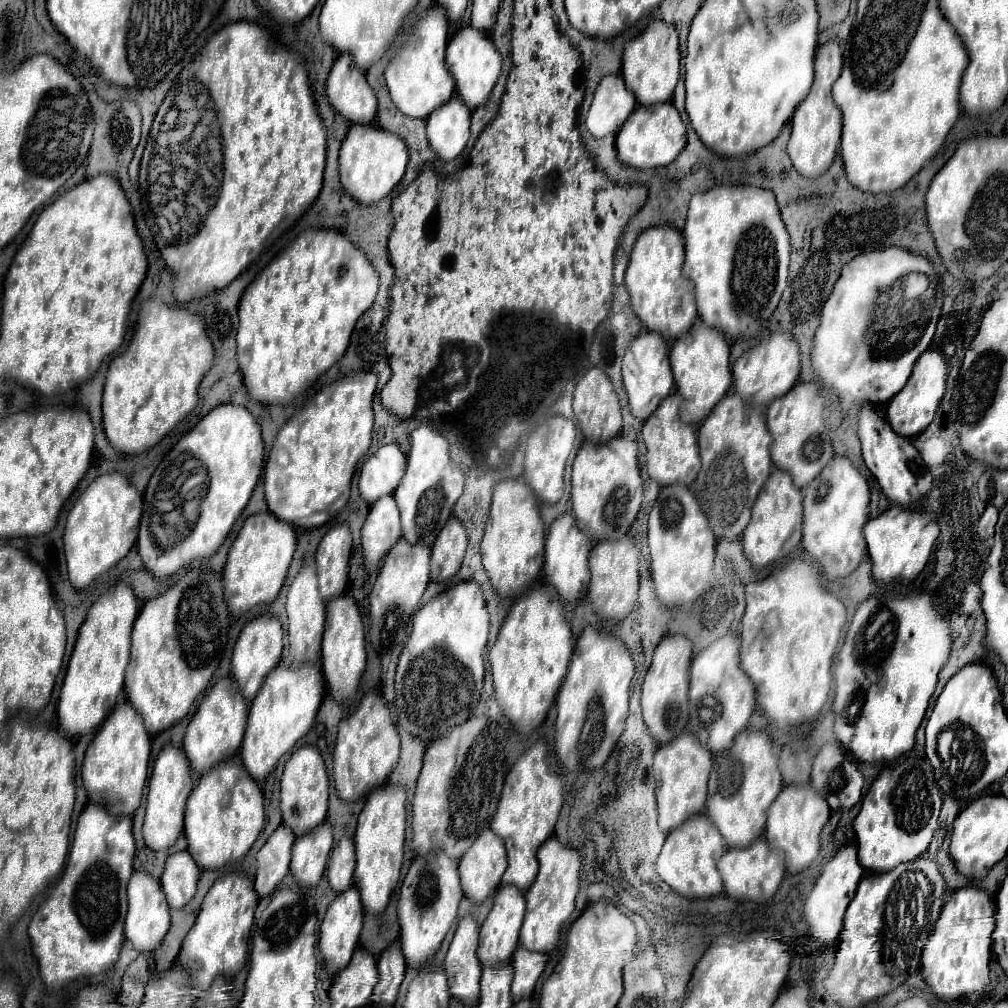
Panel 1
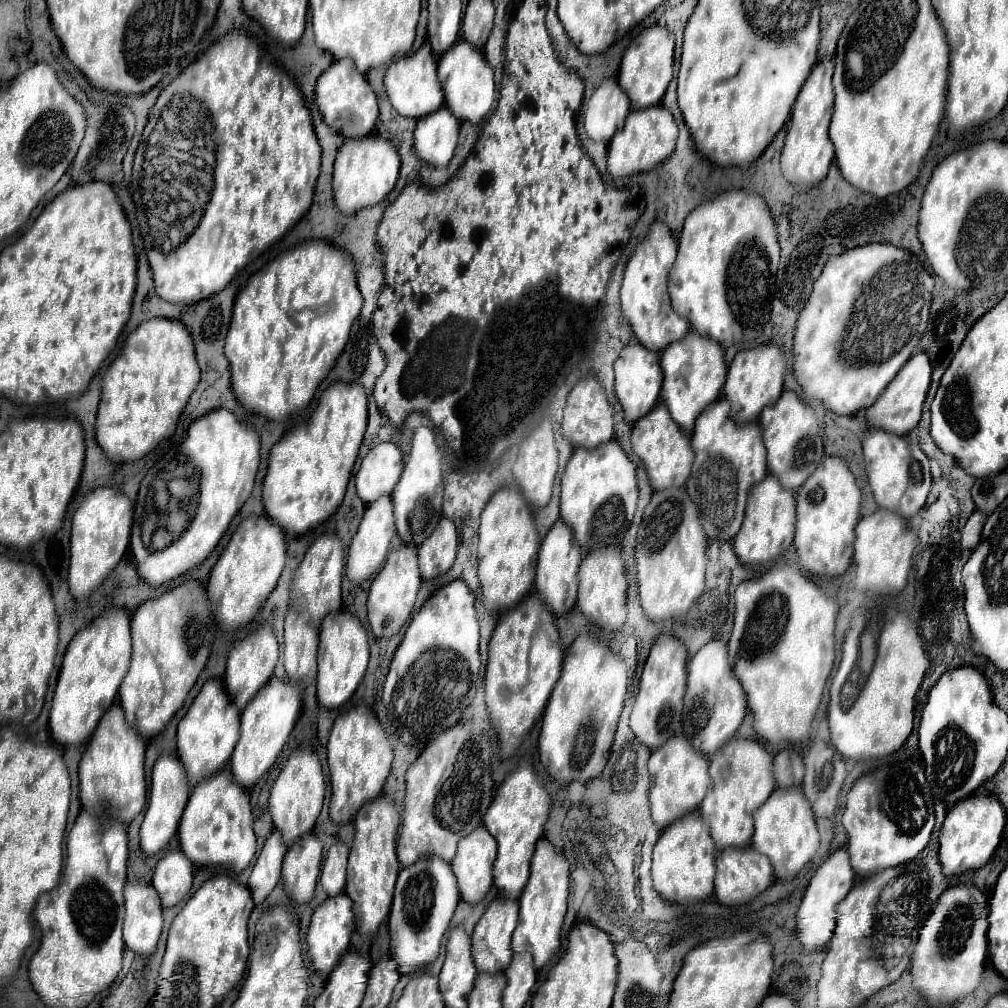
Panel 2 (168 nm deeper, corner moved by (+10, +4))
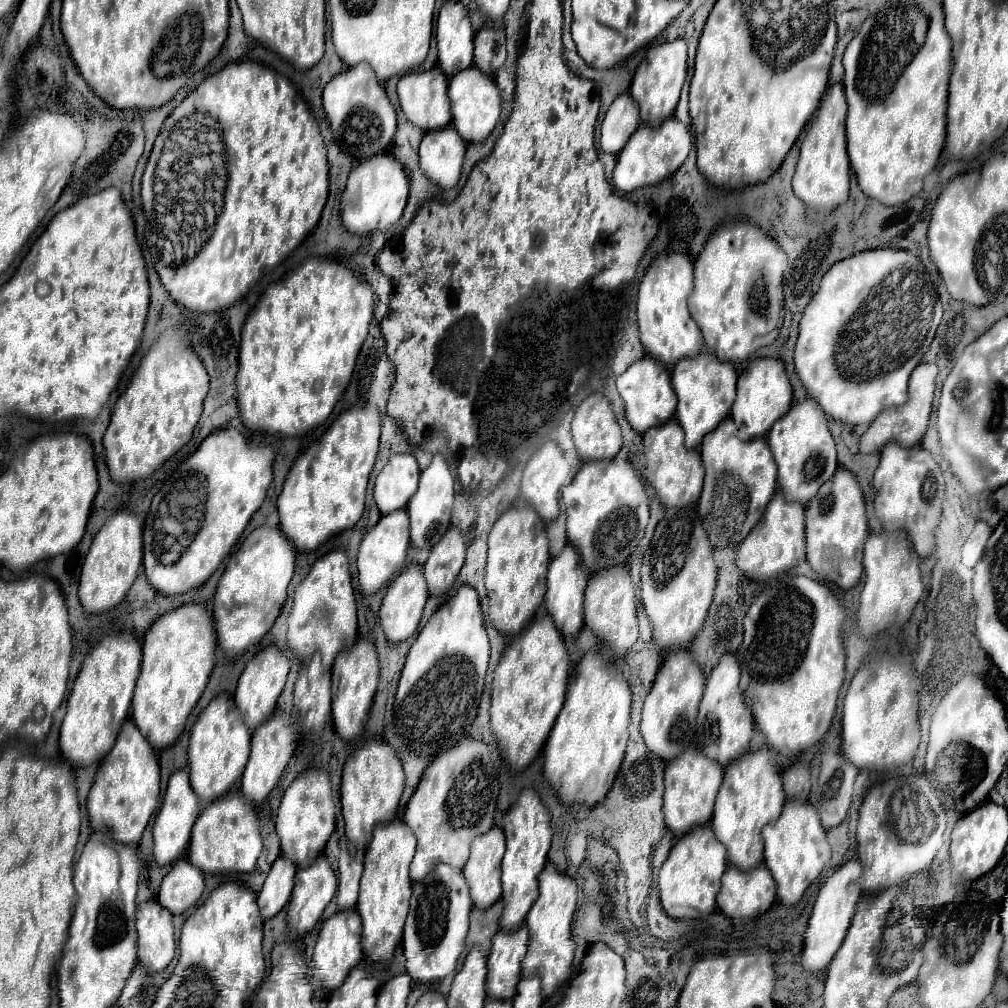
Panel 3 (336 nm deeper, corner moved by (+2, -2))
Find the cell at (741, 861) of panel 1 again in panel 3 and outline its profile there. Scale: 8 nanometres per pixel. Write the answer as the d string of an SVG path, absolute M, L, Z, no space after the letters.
M763 864L753 870L729 866L721 880L717 904L731 920L751 920L771 908L775 902L775 890L775 880Z

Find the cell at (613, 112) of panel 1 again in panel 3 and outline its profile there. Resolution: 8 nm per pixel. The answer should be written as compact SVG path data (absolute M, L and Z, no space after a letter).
M629 94L617 96L601 122L599 148L607 154L617 156L637 128L639 128L637 104Z

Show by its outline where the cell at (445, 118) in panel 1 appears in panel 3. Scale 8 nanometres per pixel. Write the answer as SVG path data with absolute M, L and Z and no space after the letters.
M453 126L427 132L419 146L419 166L431 182L451 190L461 178L465 150L467 144Z

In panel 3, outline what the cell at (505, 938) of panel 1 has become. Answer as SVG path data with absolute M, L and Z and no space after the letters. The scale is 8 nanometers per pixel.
M521 926L515 932L499 930L493 936L493 948L487 960L487 998L507 1000L517 992L521 980L521 960L527 952L529 936Z

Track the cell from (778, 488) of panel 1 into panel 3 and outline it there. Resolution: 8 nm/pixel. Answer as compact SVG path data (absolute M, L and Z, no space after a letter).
M777 492L763 518L755 524L749 536L737 550L737 566L753 580L775 578L805 560L805 506L799 502L787 502L781 492Z

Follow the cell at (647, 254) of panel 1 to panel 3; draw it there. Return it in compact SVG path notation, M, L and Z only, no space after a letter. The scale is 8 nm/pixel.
M681 254L659 256L643 276L637 298L639 336L647 354L665 366L677 364L687 356L697 356L703 348L703 336L689 314L687 298L693 292L693 262Z

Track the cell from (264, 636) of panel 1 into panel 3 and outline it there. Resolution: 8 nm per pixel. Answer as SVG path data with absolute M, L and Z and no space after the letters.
M267 646L261 650L243 670L237 690L235 690L235 706L241 712L247 728L253 732L257 726L261 726L277 708L277 698L283 692L285 680L289 674L289 658L285 652L281 652L275 646Z

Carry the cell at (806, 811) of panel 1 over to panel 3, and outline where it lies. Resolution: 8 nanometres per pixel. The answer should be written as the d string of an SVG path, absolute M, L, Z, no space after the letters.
M787 800L779 820L763 828L763 840L765 866L769 872L773 872L773 880L777 880L777 900L785 906L799 904L809 884L821 874L823 866L831 858L831 846L827 842L827 834L821 826L815 806L809 802Z

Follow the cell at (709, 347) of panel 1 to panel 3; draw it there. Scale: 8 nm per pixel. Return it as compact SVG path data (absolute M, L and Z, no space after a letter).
M703 352L695 358L685 358L677 362L673 368L673 390L679 398L677 404L677 420L685 430L685 446L687 448L697 448L707 432L717 428L721 420L725 420L731 412L733 400L735 400L735 384L737 384L737 374L731 368L731 364L721 362L715 354Z

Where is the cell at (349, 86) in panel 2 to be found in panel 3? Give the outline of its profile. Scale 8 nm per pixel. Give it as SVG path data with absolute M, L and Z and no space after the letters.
M357 64L347 72L337 74L323 90L323 110L331 124L335 144L359 160L385 154L397 130L395 108L369 64Z

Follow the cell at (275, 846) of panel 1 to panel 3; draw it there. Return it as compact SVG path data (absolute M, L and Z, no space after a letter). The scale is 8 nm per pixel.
M279 856L275 864L271 866L271 872L257 894L261 918L269 920L277 912L283 910L283 906L289 902L291 892L293 892L293 876L295 876L295 864L287 856Z

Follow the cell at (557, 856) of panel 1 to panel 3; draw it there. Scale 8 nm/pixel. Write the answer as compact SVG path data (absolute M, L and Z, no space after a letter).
M551 862L539 876L539 898L527 914L529 948L523 958L523 974L539 974L541 990L545 996L557 992L563 982L571 976L575 942L571 940L571 922L577 906L577 884L571 876L559 872Z

